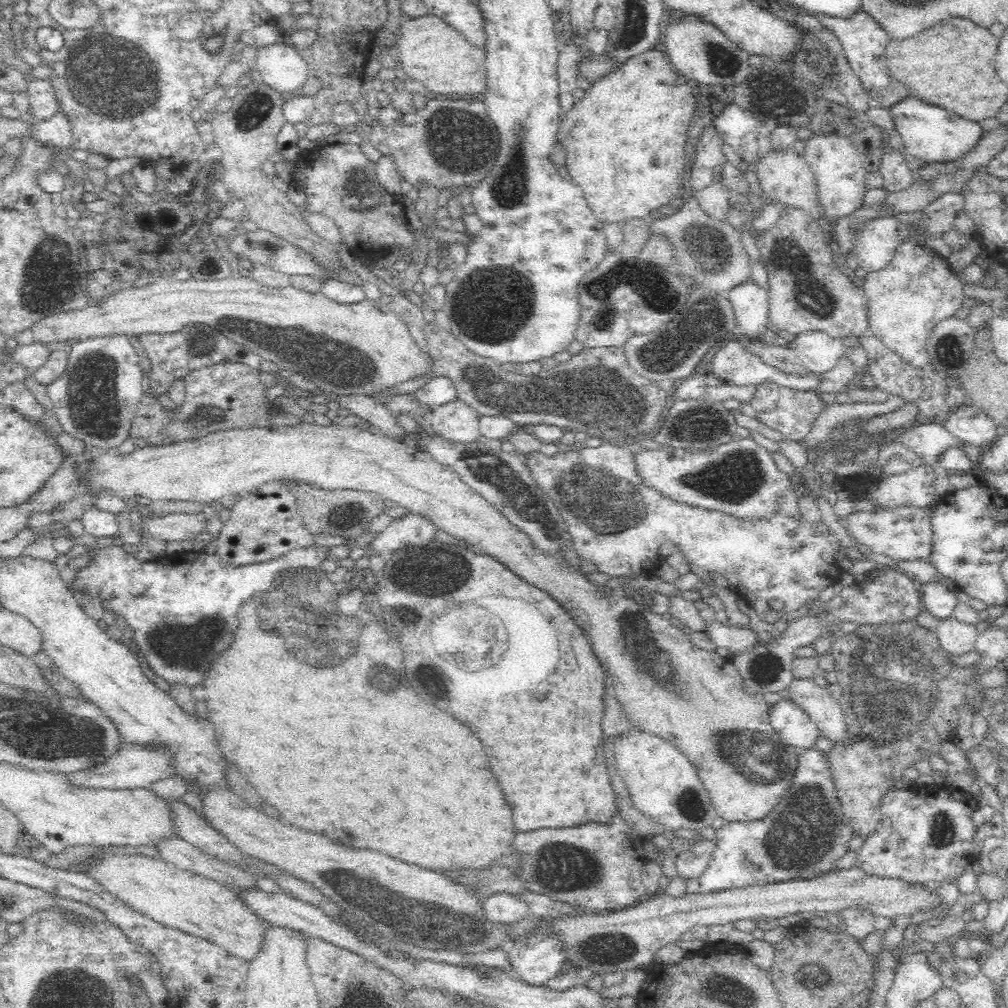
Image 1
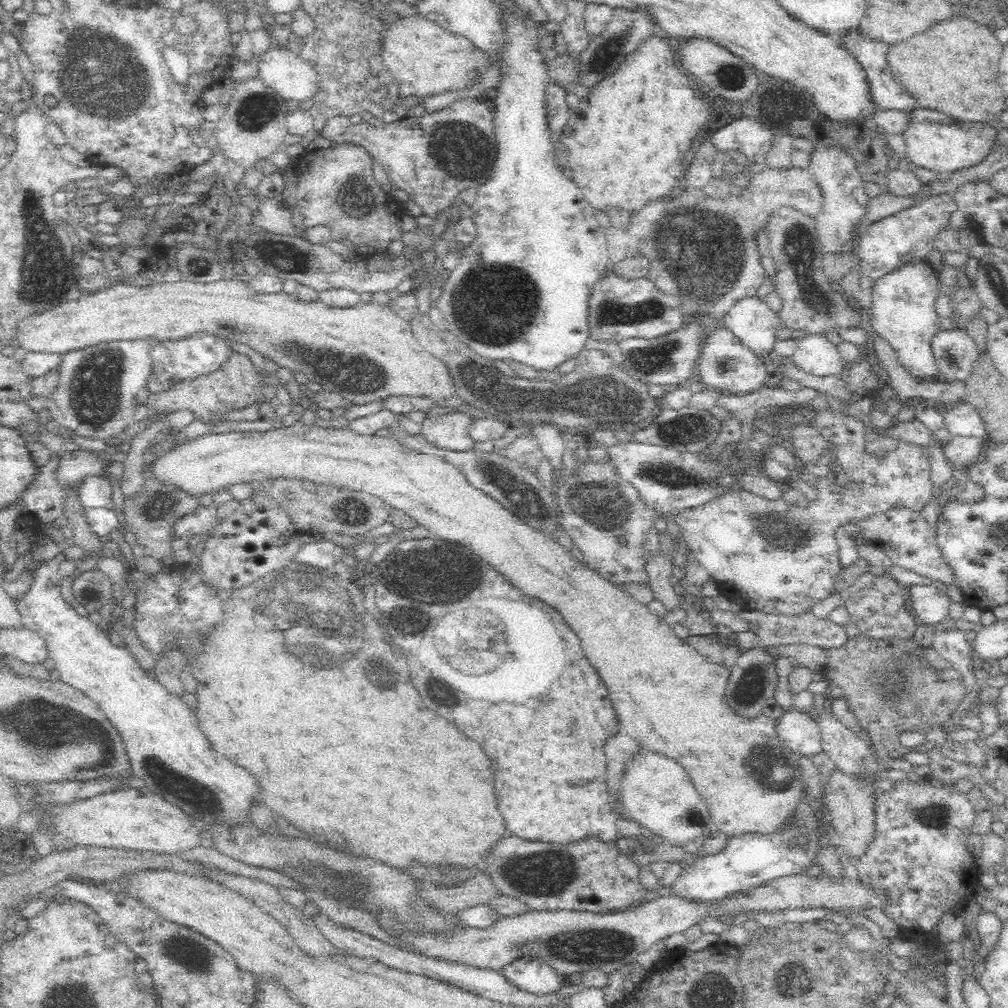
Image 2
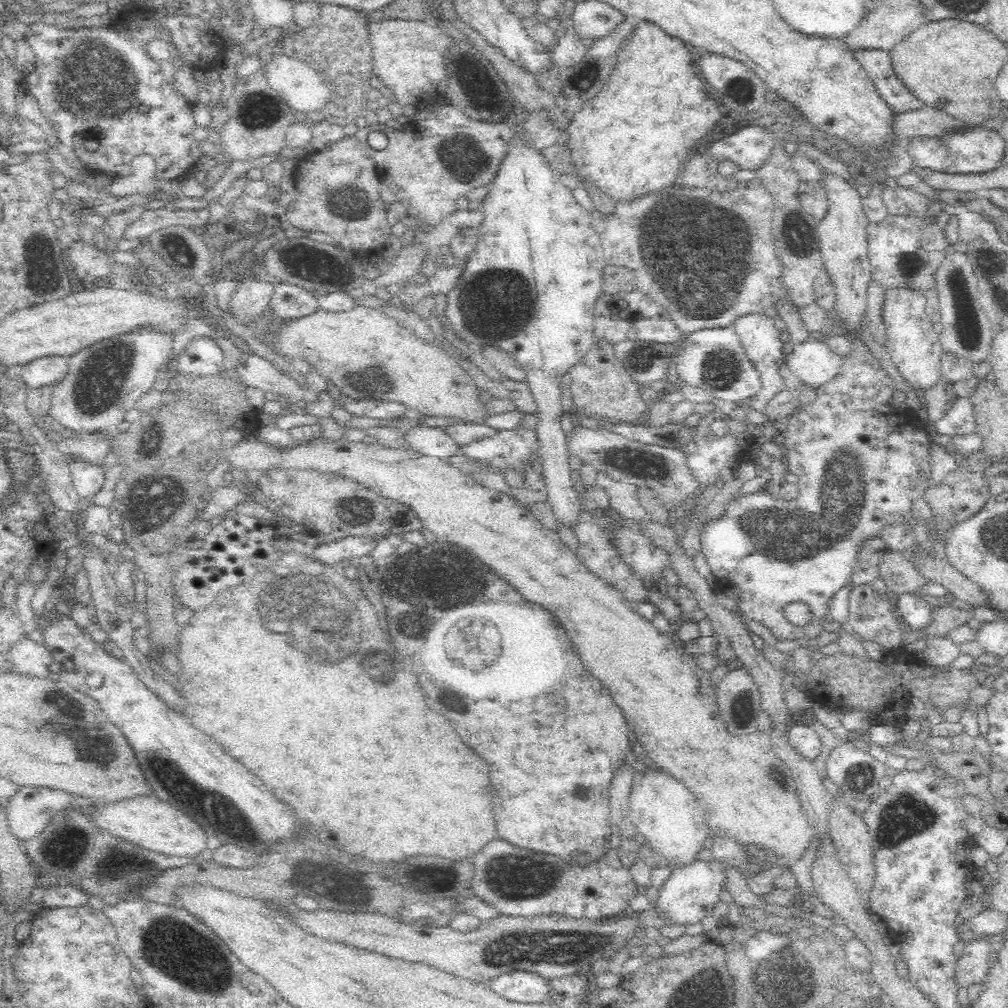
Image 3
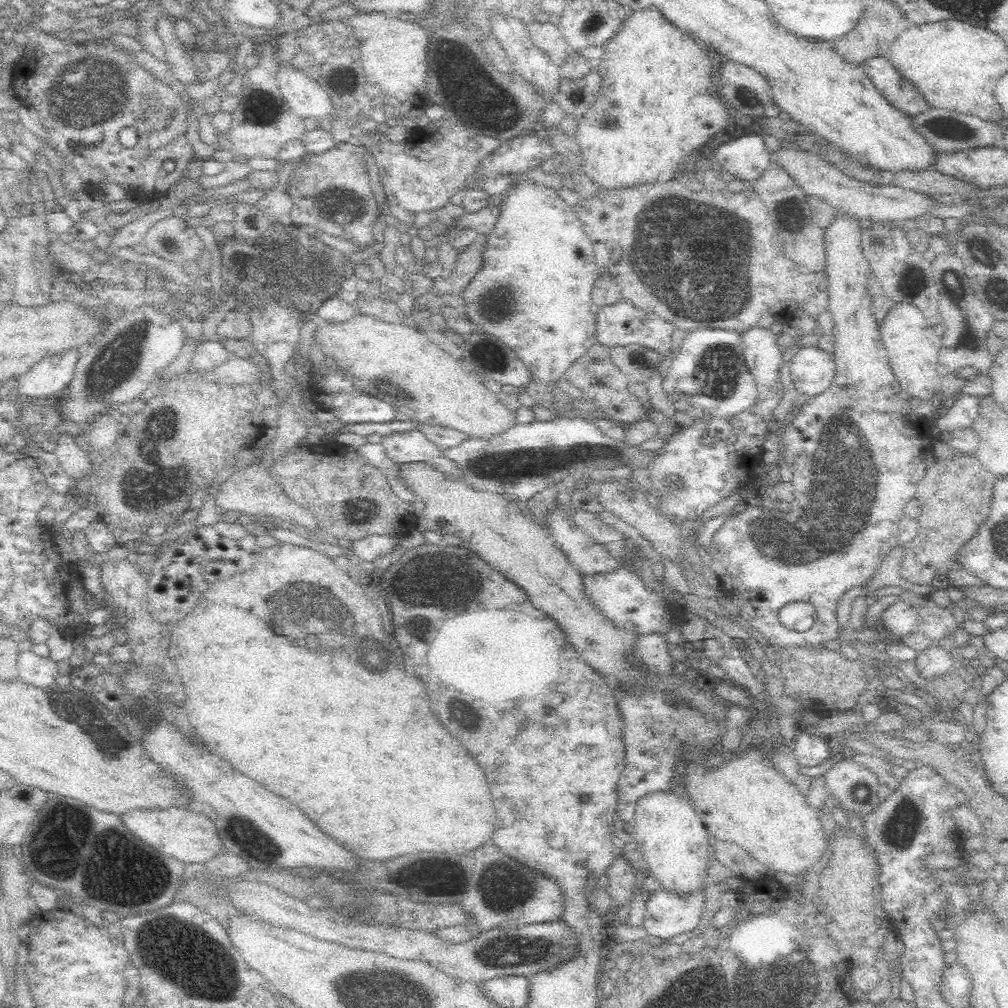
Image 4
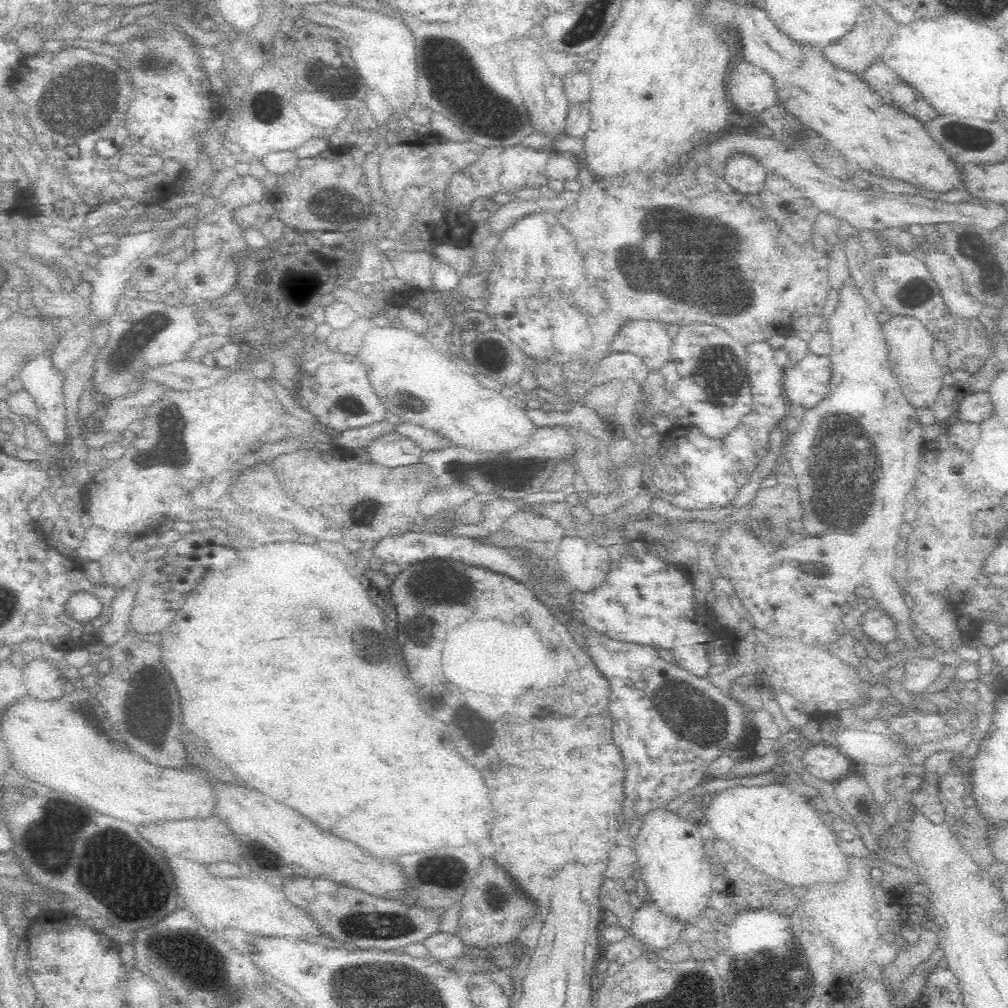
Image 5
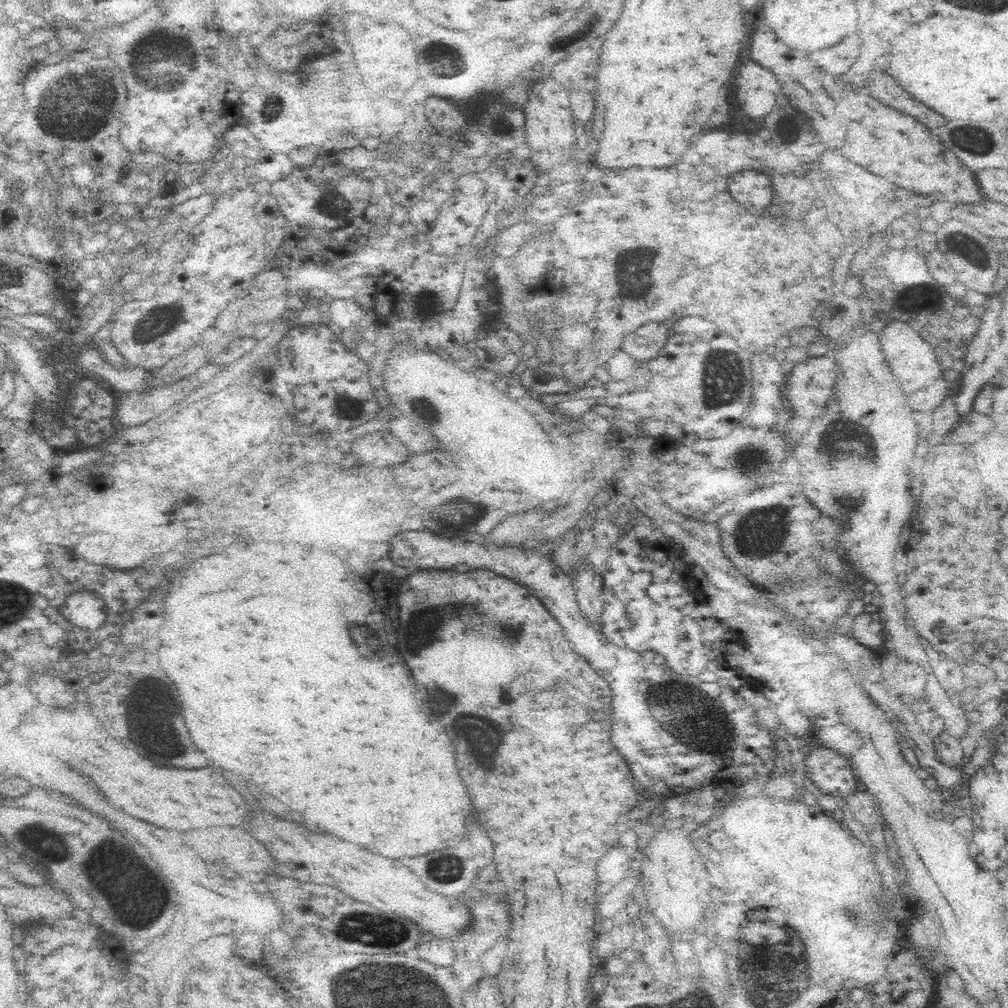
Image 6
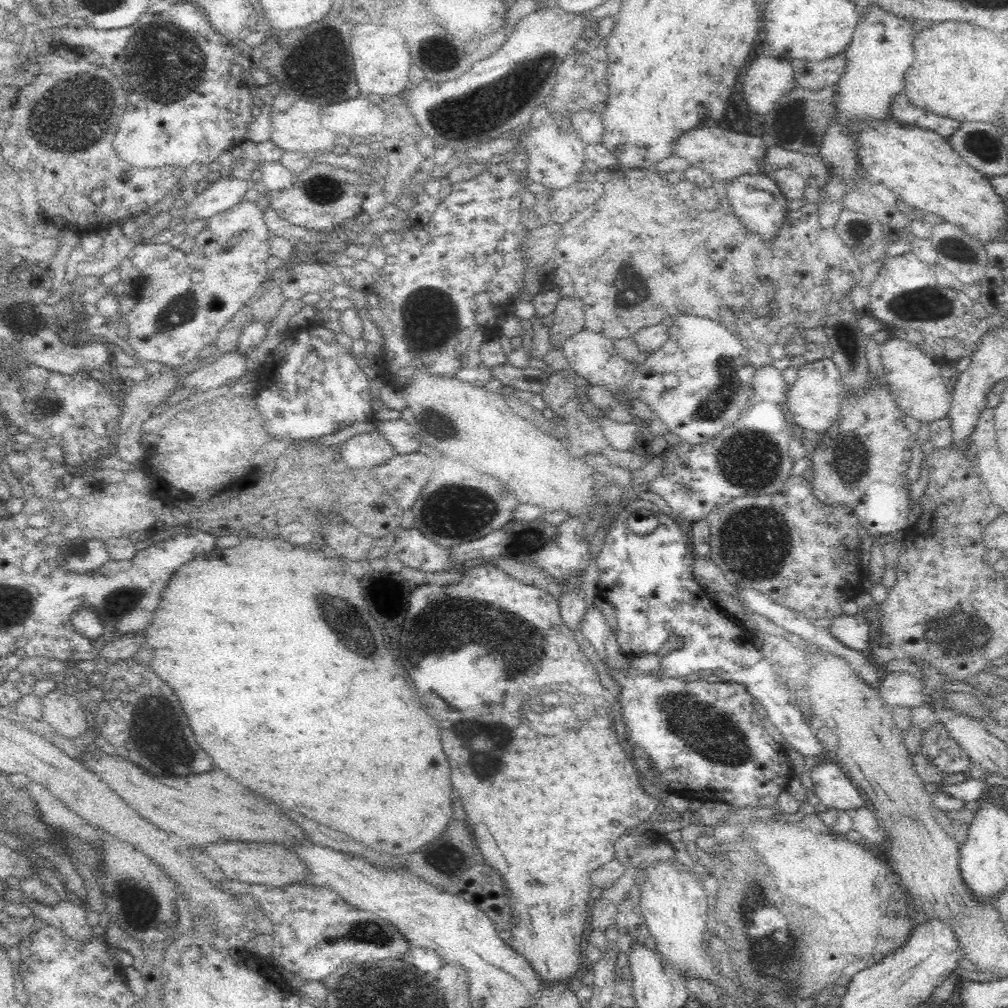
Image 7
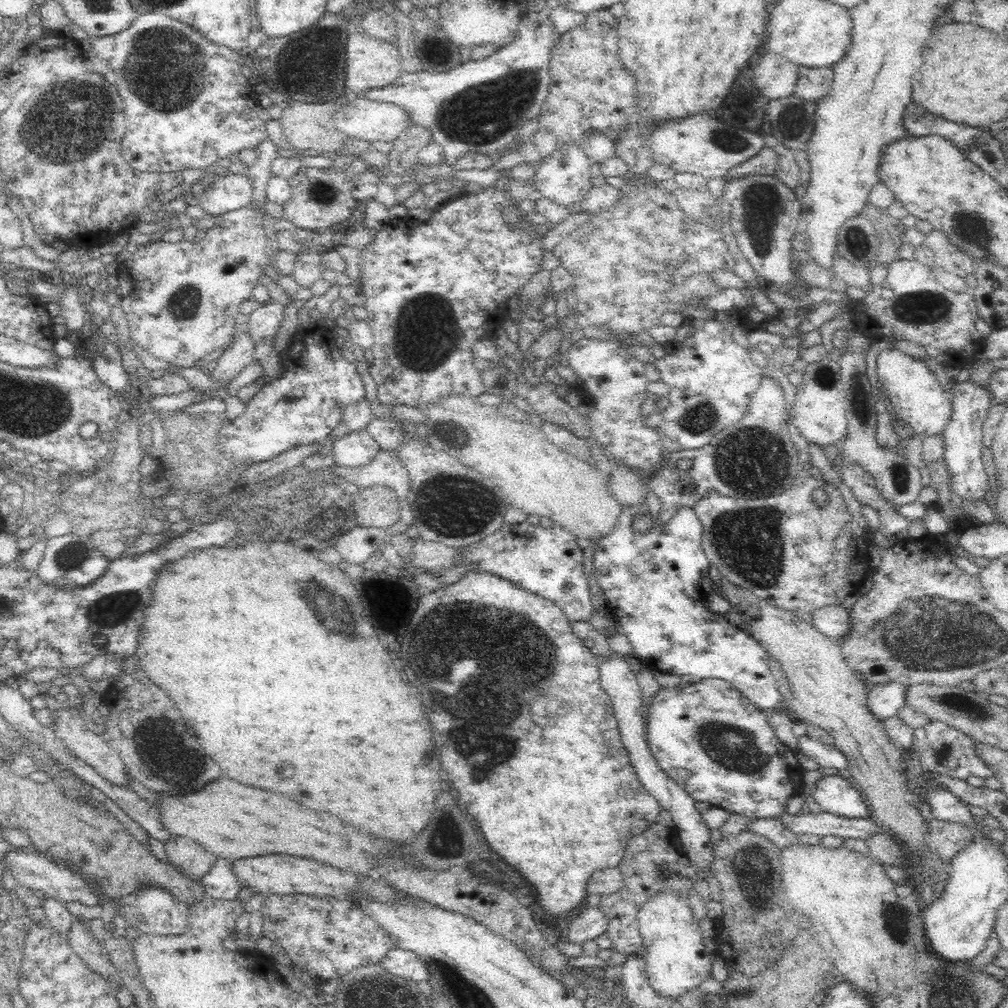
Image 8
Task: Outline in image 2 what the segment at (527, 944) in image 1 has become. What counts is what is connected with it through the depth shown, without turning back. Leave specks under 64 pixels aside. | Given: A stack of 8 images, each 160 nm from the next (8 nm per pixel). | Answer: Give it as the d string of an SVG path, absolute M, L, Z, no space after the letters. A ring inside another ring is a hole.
M518 959L501 972L512 989L534 996L554 995L567 982L540 959Z

